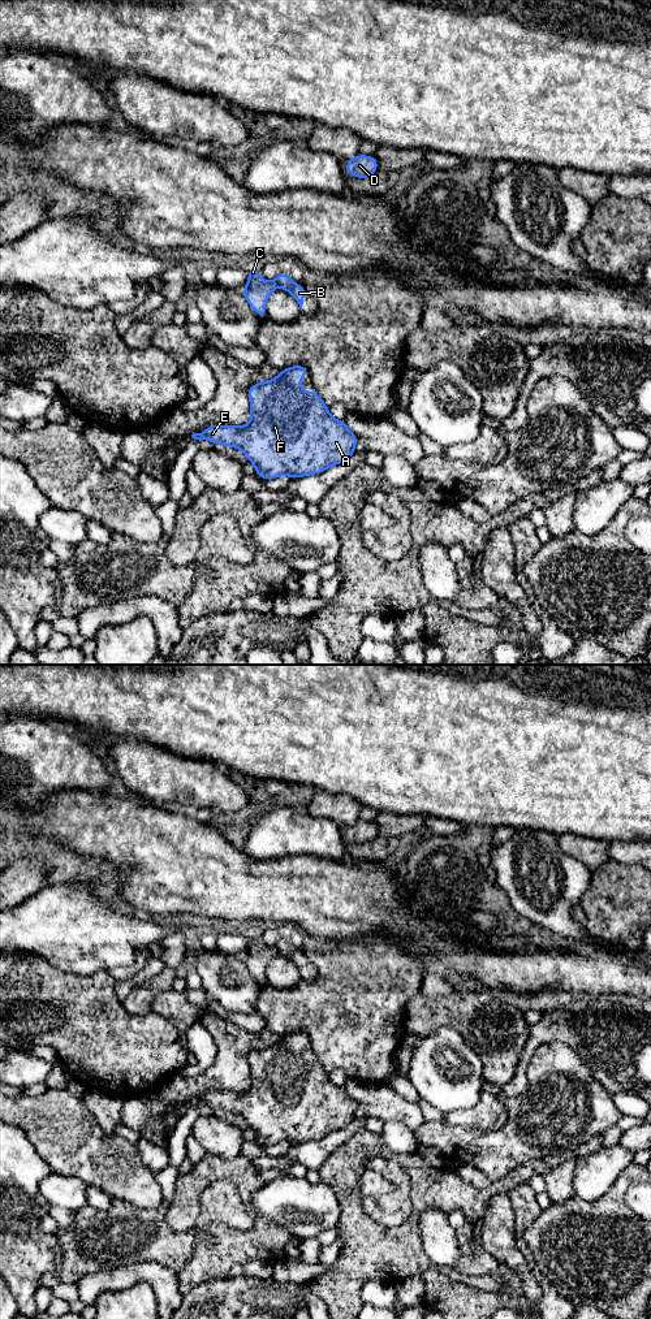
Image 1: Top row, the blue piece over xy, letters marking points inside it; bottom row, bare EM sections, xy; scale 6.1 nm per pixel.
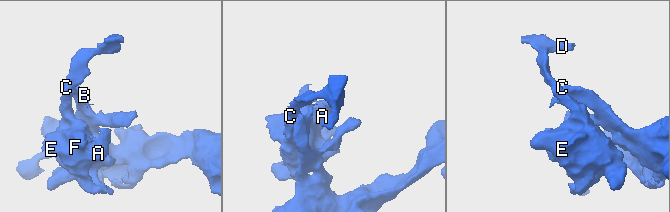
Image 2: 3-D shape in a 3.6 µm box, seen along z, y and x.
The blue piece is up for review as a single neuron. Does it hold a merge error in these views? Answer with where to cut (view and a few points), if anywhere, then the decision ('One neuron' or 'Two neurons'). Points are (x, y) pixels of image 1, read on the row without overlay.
Split along xy (274, 947), (277, 951). Two neurons

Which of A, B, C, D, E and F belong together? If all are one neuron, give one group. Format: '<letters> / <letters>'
A C D E F / B

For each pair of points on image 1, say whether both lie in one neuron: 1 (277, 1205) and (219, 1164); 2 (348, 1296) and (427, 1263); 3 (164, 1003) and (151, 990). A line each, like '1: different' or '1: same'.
1: different
2: same
3: different

